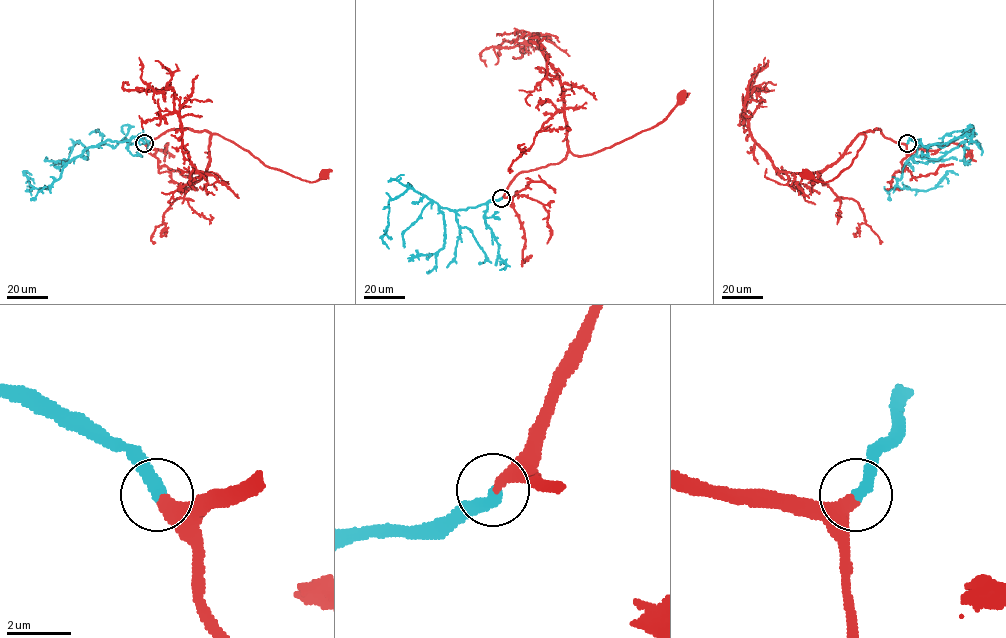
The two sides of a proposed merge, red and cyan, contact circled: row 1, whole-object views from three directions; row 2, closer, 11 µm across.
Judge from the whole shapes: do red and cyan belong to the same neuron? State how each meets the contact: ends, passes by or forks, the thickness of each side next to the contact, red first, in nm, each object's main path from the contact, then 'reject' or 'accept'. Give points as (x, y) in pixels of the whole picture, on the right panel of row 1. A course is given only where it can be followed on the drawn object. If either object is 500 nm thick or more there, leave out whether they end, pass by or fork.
red ends | cyan ends | 400/400 nm | red via (907, 143), (892, 141), (877, 128), (862, 132), (864, 142), (857, 155), (835, 178), (819, 182), (806, 174) | cyan via (907, 143), (910, 137), (920, 143), (897, 182), (901, 188), (928, 190), (947, 172), (958, 175) | accept

